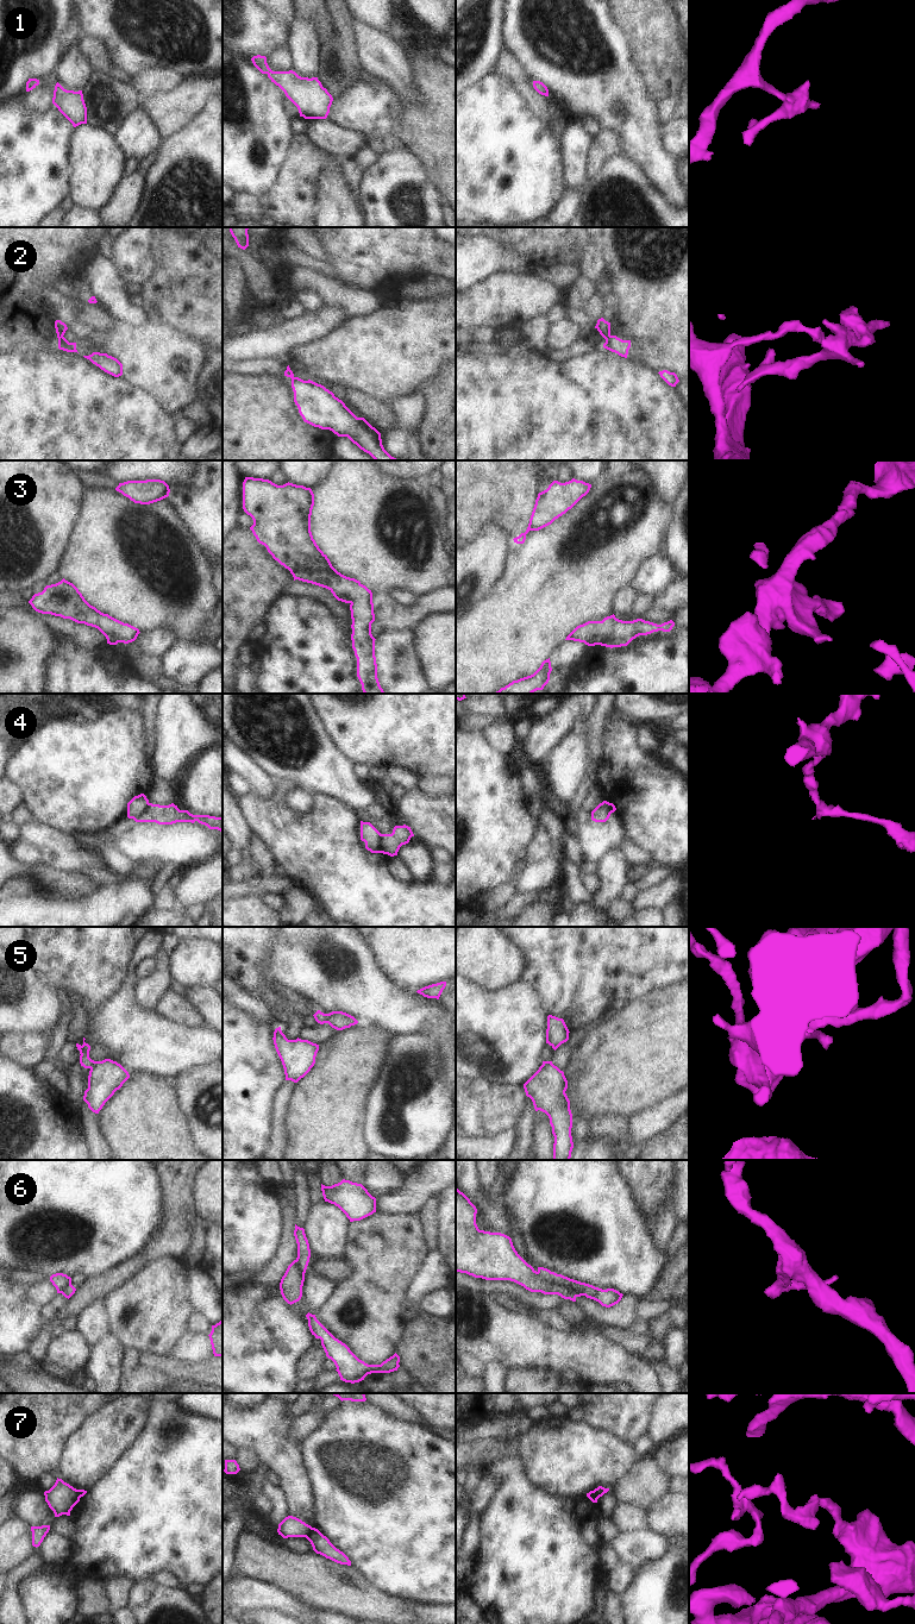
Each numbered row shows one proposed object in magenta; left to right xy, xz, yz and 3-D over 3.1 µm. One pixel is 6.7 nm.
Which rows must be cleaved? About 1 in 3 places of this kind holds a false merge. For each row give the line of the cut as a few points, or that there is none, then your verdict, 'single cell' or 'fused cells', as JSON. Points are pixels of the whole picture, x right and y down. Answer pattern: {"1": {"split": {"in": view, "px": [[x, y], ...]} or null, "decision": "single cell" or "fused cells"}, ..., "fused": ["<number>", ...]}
{"1": {"split": null, "decision": "single cell"}, "2": {"split": {"in": "xy", "px": [[63, 337], [58, 340]]}, "decision": "fused cells"}, "3": {"split": null, "decision": "single cell"}, "4": {"split": {"in": "xy", "px": [[149, 803], [133, 819]]}, "decision": "fused cells"}, "5": {"split": {"in": "xz", "px": [[327, 1014], [325, 1022]]}, "decision": "fused cells"}, "6": {"split": {"in": "yz", "px": [[537, 1272], [544, 1279], [566, 1285], [577, 1296]]}, "decision": "fused cells"}, "7": {"split": {"in": "xz", "px": [[313, 1528], [306, 1537]]}, "decision": "fused cells"}, "fused": ["2", "4", "5", "6", "7"]}

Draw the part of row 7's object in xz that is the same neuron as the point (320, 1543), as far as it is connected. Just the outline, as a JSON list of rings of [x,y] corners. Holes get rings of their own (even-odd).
[[[313,1528],[306,1538],[311,1542],[313,1550],[317,1554],[320,1554],[337,1563],[351,1566],[349,1557],[337,1549],[318,1529]]]

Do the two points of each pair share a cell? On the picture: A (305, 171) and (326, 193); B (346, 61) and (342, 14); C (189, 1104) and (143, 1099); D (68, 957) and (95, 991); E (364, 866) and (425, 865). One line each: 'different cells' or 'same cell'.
A: different cells
B: same cell
C: different cells
D: same cell
E: different cells

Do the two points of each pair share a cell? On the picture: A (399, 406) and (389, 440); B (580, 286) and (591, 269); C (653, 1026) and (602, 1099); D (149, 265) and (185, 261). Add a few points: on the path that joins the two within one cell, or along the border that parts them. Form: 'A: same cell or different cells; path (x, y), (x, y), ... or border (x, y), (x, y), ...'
A: same cell; path (400, 414), (400, 430), (398, 432)
B: different cells; border (582, 270), (595, 283)
C: same cell; path (647, 1044), (609, 1082)
D: different cells; border (155, 239), (154, 257), (156, 273), (142, 286)

